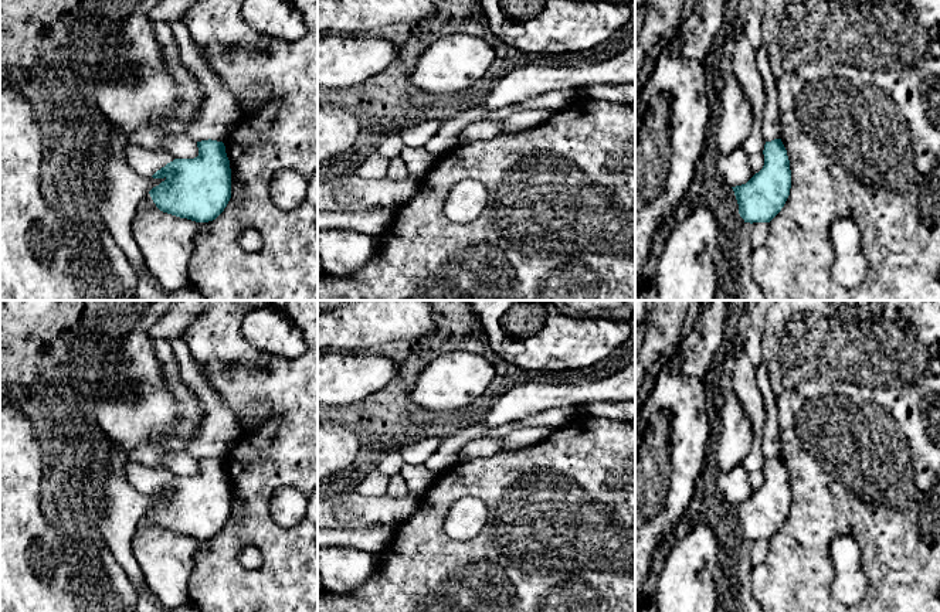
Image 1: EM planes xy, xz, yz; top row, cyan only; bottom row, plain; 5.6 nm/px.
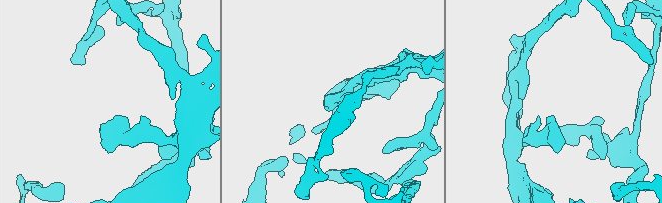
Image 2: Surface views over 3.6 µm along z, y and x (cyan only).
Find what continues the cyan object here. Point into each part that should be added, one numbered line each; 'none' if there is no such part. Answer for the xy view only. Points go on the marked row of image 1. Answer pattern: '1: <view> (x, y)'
none

